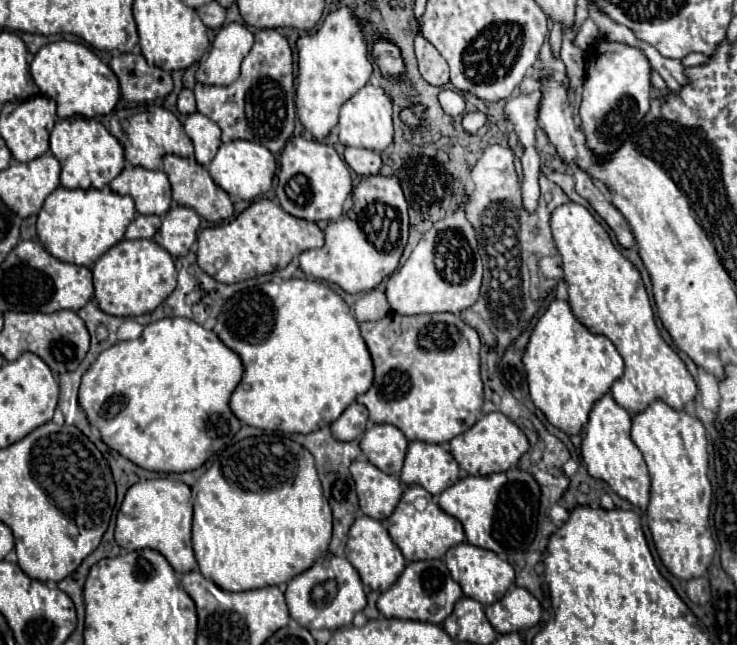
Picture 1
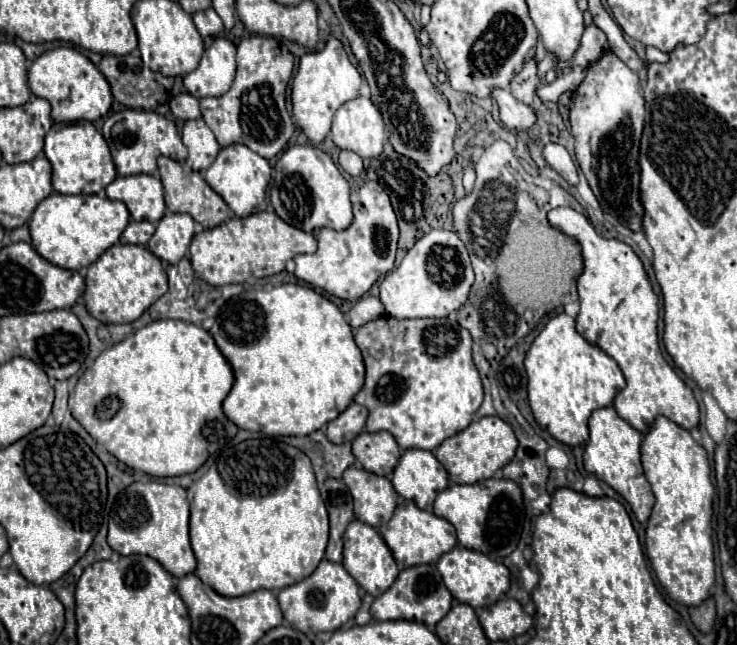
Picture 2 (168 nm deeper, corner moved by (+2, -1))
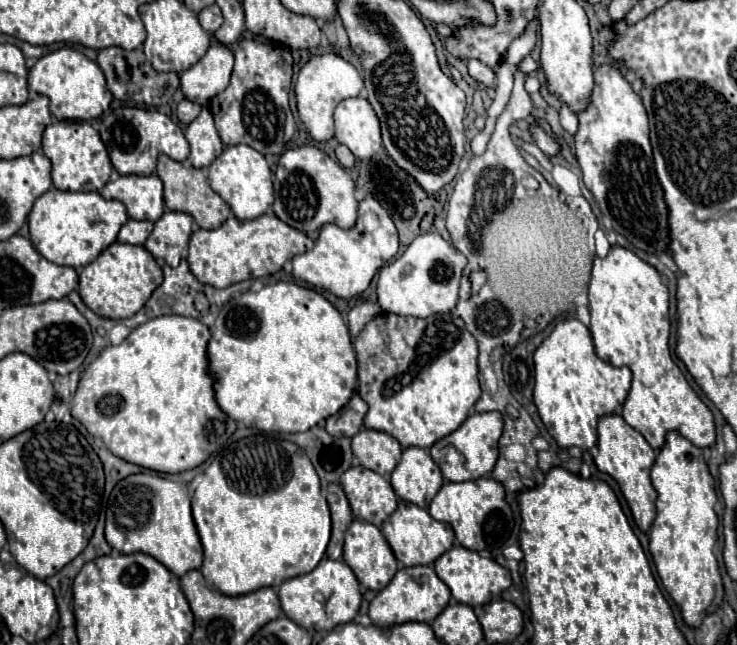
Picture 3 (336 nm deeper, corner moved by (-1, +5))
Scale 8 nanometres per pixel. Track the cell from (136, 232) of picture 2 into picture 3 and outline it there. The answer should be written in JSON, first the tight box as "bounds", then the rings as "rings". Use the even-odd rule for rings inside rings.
{"bounds":[117,220,153,246],"rings":[[[127,220],[127,224],[121,228],[119,236],[117,236],[117,242],[123,242],[123,244],[133,244],[133,246],[143,246],[147,236],[151,234],[153,230],[153,222],[149,220]]]}

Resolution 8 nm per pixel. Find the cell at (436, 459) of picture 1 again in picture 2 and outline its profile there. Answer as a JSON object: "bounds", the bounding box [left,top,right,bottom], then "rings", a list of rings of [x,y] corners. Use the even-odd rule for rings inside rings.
{"bounds":[392,448,448,510],"rings":[[[410,448],[402,454],[398,466],[394,468],[392,474],[392,484],[394,490],[408,498],[408,500],[416,500],[416,504],[424,510],[430,510],[430,506],[434,504],[438,492],[442,492],[448,486],[448,472],[446,468],[436,460],[436,456],[430,450],[418,450],[418,448]]]}

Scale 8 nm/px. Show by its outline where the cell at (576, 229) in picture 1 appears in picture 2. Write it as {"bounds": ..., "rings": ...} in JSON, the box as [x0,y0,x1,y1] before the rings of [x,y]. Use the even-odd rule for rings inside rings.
{"bounds":[548,208,700,434],"rings":[[[572,208],[550,210],[548,222],[568,238],[576,240],[582,250],[584,268],[576,280],[580,302],[576,330],[612,356],[626,378],[626,386],[614,398],[614,410],[642,434],[648,432],[654,418],[660,414],[688,430],[698,426],[700,410],[694,392],[682,382],[660,352],[656,330],[658,296],[652,292],[642,260],[628,244],[598,234],[586,216]]]}

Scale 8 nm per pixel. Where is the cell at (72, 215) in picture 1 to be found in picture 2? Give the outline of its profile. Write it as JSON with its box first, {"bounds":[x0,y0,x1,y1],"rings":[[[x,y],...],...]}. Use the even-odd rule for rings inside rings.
{"bounds":[30,192,130,270],"rings":[[[52,192],[36,206],[30,220],[30,236],[34,248],[48,262],[68,270],[84,270],[92,262],[96,262],[104,250],[118,242],[128,222],[130,212],[124,202],[100,198],[96,194],[66,196],[60,192]]]}

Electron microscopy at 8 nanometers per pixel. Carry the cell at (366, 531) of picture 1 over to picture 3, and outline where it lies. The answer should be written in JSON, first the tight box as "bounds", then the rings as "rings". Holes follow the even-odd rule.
{"bounds":[343,520,397,592],"rings":[[[353,520],[353,524],[347,528],[345,546],[343,546],[343,560],[353,570],[359,584],[363,584],[365,588],[375,590],[375,592],[383,590],[397,572],[397,560],[393,556],[393,550],[389,548],[387,540],[383,538],[381,530],[369,522],[363,522],[363,520]]]}

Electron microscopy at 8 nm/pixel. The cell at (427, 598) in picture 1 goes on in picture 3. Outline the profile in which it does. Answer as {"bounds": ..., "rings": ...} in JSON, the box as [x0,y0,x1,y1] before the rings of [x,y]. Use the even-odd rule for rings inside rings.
{"bounds":[369,566,451,626],"rings":[[[413,566],[413,568],[401,568],[393,580],[371,600],[369,606],[369,618],[375,626],[393,626],[403,622],[425,622],[431,624],[443,608],[449,604],[451,592],[449,588],[437,578],[435,570],[431,566]]]}

